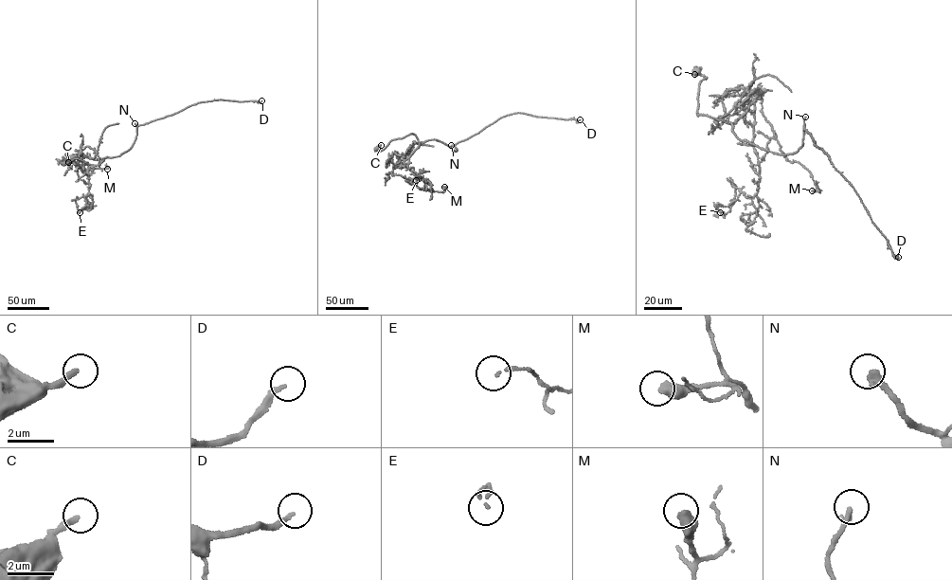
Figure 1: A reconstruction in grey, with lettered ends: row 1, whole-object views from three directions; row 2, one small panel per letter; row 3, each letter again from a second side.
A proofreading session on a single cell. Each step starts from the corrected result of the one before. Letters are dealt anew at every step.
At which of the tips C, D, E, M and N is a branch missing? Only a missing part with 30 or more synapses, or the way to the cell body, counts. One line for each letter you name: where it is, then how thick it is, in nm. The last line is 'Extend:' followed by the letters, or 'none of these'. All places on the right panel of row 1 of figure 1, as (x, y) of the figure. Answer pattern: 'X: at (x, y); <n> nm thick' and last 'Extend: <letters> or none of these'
D: at (898, 257); 190 nm thick
N: at (805, 117); 280 nm thick
Extend: D, N

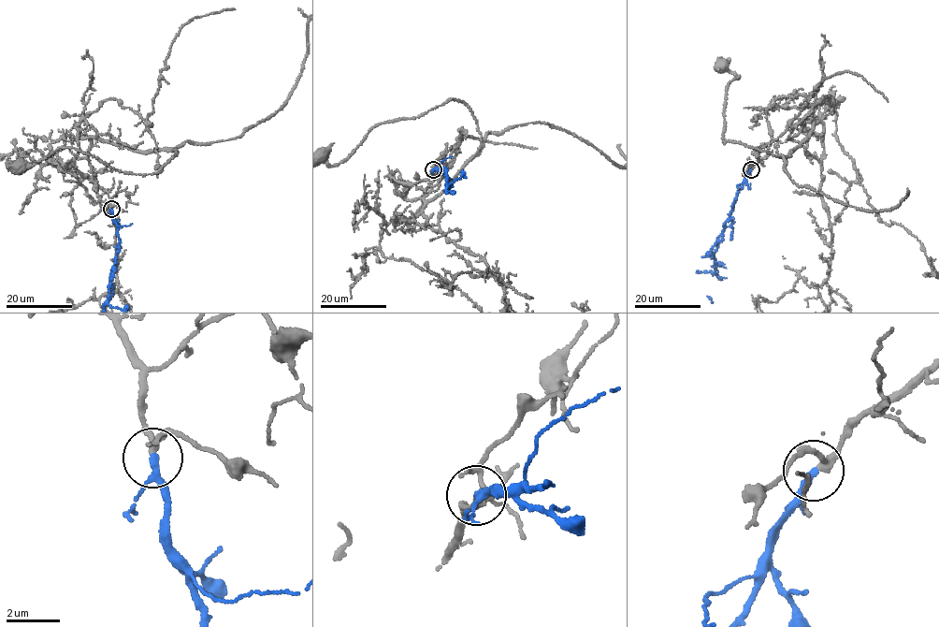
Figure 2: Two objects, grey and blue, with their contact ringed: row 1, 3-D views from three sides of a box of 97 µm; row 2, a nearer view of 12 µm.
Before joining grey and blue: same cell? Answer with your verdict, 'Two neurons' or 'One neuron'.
One neuron

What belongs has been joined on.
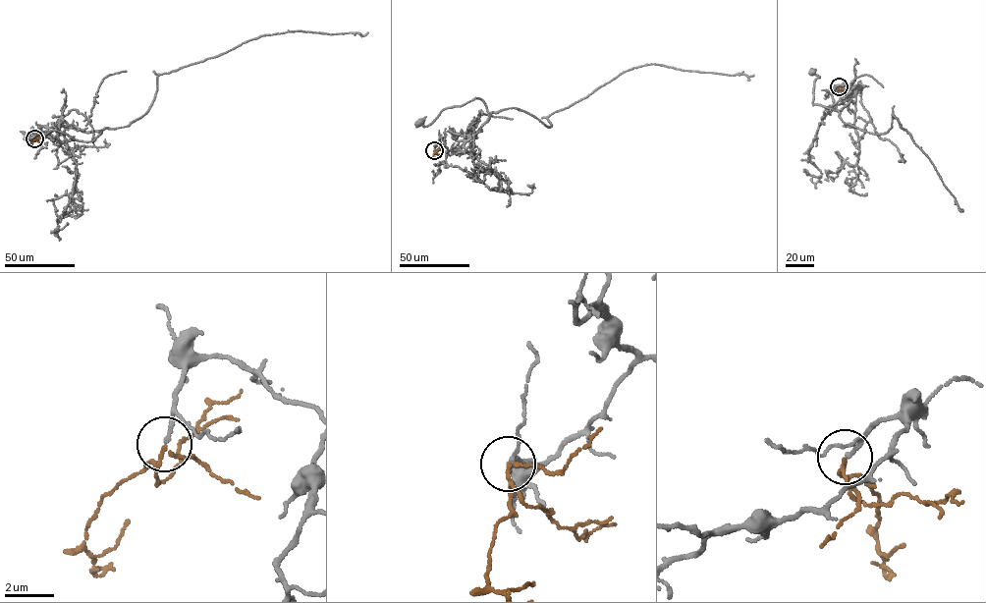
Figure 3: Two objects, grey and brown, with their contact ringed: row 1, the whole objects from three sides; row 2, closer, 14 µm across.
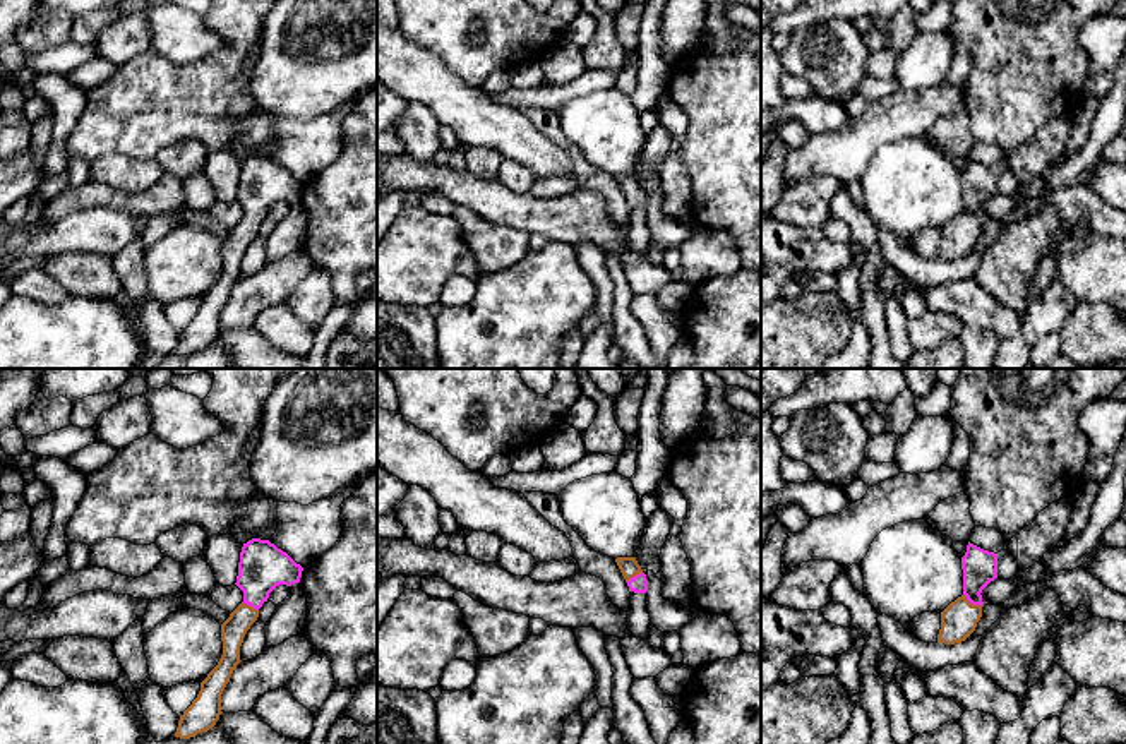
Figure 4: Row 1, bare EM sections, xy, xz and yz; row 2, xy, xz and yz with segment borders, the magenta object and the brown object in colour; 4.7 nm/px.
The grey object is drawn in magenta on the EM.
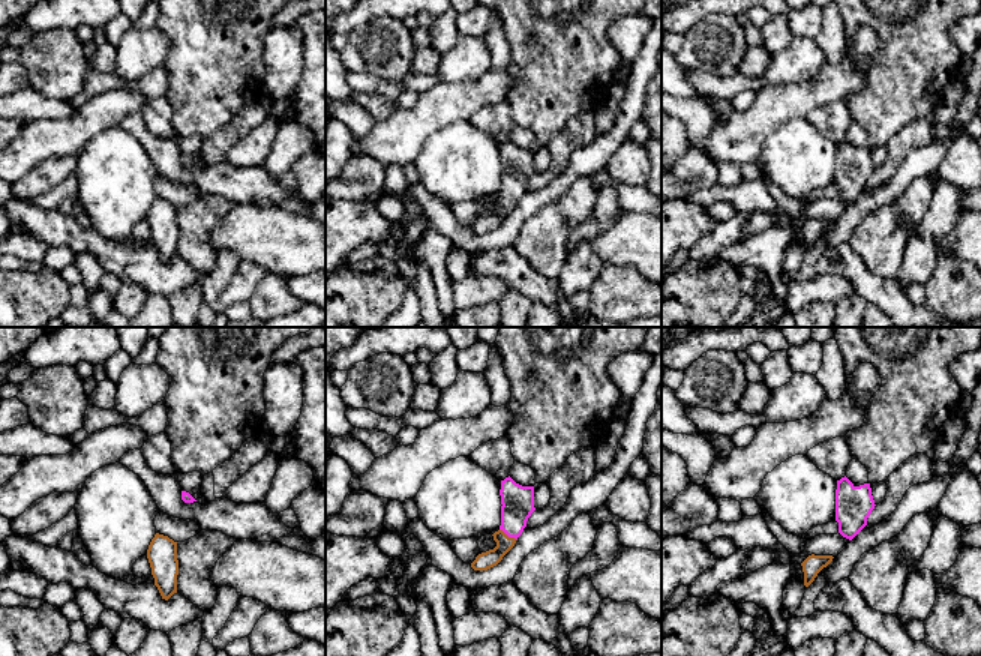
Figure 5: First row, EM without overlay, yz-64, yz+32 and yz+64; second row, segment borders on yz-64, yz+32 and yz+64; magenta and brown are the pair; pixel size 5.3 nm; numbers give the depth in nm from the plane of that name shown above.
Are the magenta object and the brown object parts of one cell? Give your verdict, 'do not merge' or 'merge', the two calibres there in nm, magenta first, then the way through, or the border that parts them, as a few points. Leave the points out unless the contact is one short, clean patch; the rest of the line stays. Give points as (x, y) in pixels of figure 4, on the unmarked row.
merge | 160/170 nm | across yz (979, 182), (972, 201), (972, 220), (958, 235)

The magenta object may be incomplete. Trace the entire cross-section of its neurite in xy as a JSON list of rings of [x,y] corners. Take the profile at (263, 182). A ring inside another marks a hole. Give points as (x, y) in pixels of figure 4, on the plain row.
[[[252,154],[243,159],[235,199],[243,207],[243,218],[221,240],[223,271],[201,298],[197,314],[180,331],[175,353],[190,355],[216,341],[221,331],[221,310],[242,278],[240,262],[257,237],[259,225],[276,202],[300,199],[302,187],[300,180],[269,156]]]

